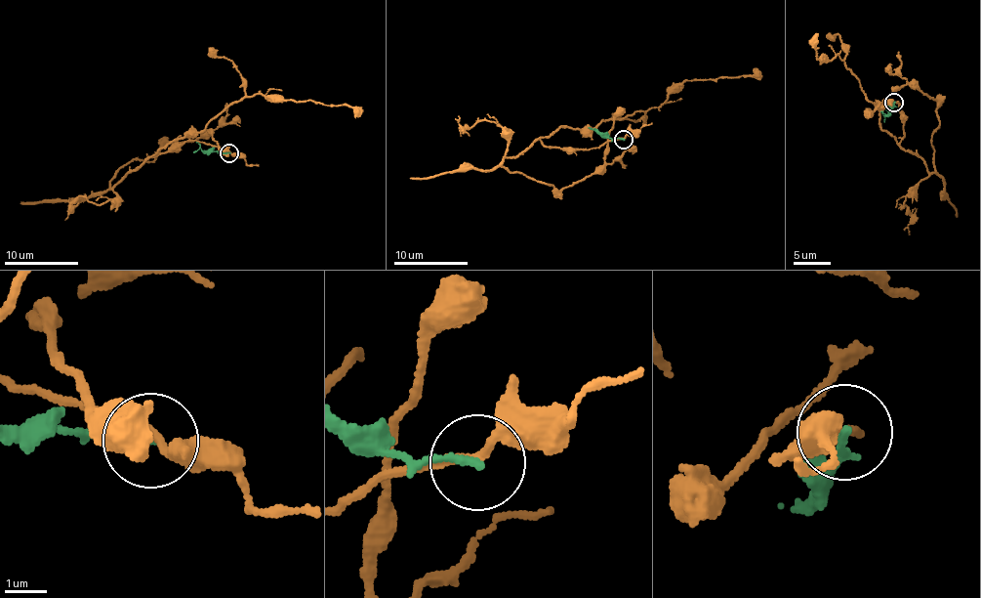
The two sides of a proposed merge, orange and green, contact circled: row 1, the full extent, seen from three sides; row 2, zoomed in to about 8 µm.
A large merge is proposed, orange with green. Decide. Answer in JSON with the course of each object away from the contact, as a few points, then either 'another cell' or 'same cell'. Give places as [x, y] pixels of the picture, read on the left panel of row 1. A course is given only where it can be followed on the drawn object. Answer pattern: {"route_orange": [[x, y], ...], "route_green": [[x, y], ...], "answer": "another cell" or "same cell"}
{"route_orange": [[228, 151], [174, 144], [111, 187], [120, 167], [209, 130], [227, 155]], "route_green": [[228, 152], [206, 151], [196, 141]], "answer": "another cell"}

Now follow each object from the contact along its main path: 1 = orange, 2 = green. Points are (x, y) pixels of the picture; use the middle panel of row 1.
1: (623, 138), (568, 149), (540, 140), (504, 158), (503, 168), (568, 188), (604, 159), (622, 107)
2: (623, 140), (601, 137), (592, 128)

